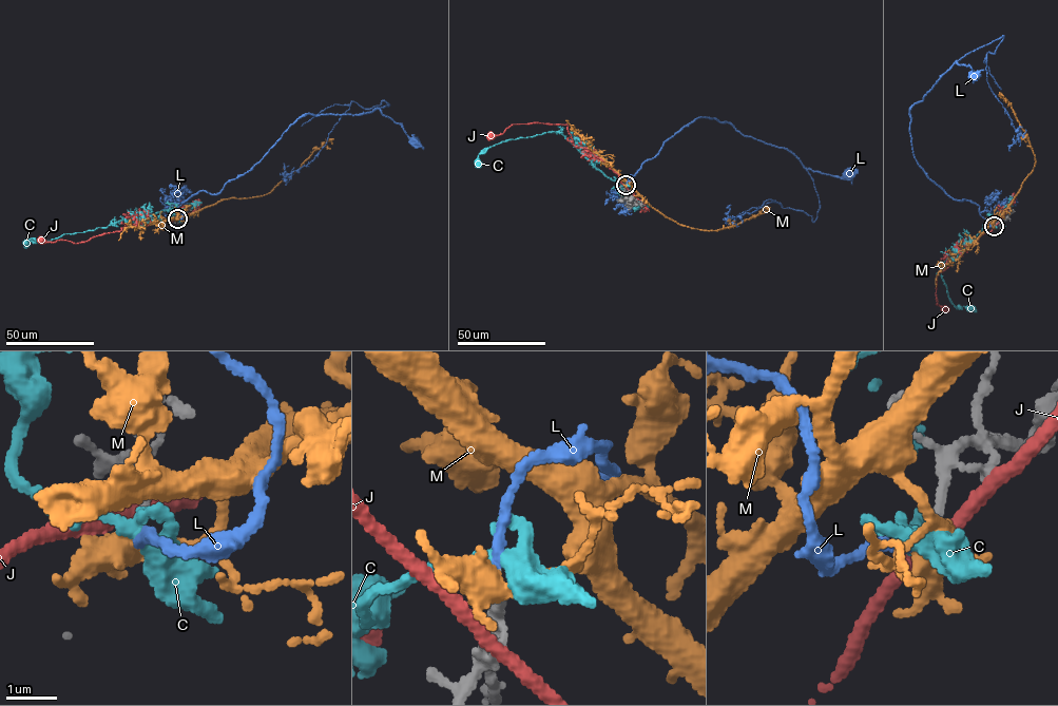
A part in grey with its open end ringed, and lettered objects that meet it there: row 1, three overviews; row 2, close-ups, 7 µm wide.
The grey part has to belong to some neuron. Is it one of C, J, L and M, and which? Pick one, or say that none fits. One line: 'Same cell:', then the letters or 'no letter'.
Same cell: L

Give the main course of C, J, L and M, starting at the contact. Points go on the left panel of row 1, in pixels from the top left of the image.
C: (178, 218), (170, 208), (143, 217), (119, 221), (107, 227), (63, 233), (40, 242), (27, 239), (25, 242)
J: (177, 217), (139, 225), (128, 222), (119, 231), (78, 243), (40, 241)
L: (177, 220), (183, 203), (202, 190), (218, 193), (309, 113), (359, 115), (378, 109), (414, 140)
M: (178, 218), (224, 199), (270, 192), (325, 142), (331, 140), (332, 144)

